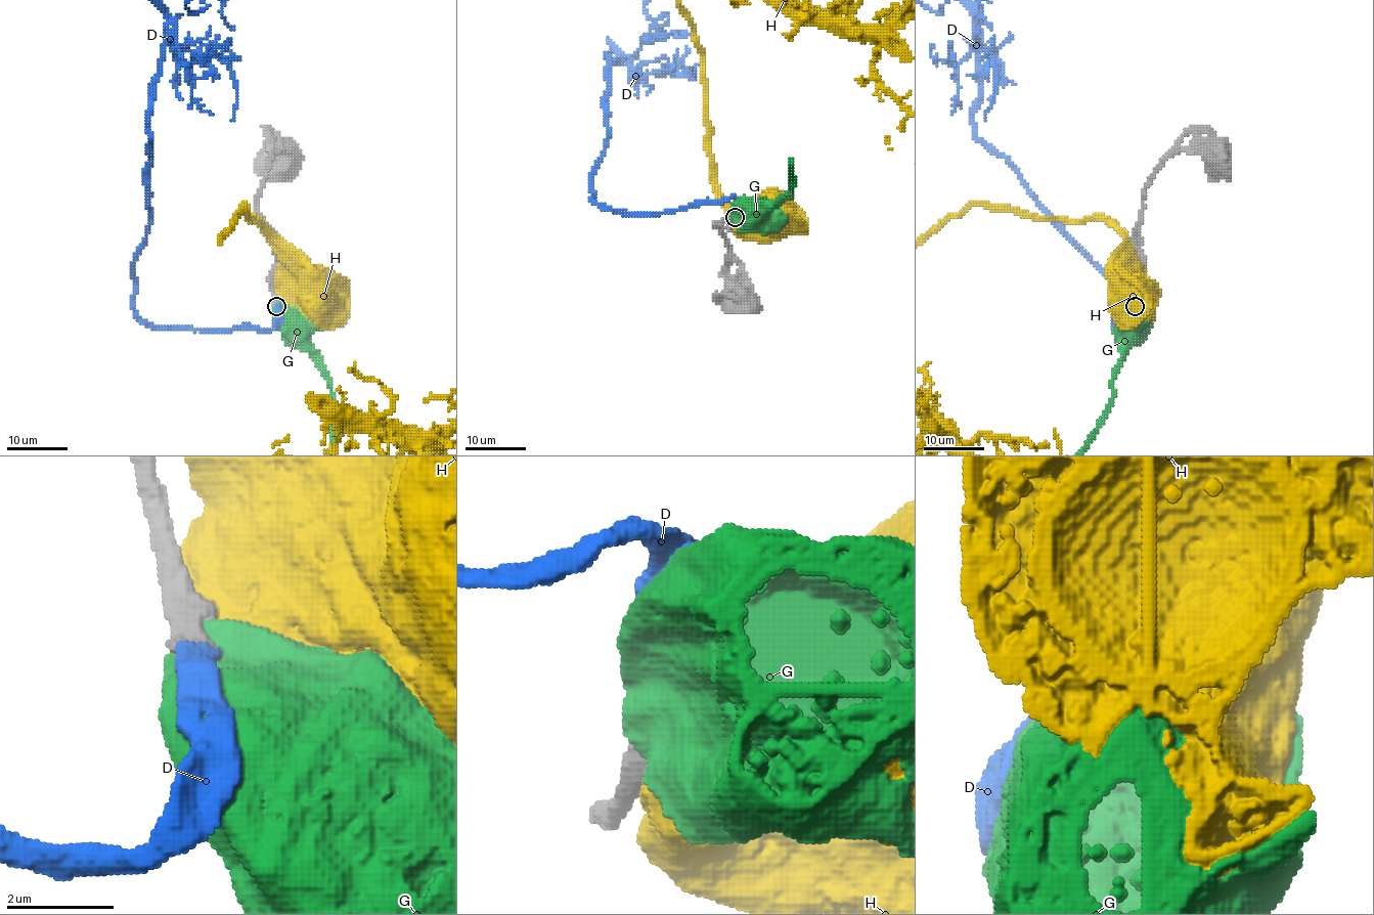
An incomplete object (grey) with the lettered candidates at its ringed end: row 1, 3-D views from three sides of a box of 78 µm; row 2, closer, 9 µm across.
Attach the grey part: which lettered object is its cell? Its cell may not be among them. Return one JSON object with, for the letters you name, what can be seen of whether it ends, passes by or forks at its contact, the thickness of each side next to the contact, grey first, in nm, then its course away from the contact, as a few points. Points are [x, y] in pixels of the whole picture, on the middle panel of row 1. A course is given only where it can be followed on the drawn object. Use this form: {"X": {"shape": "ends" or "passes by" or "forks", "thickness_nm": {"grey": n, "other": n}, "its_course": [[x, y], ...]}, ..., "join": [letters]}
{"D": {"shape": "ends", "thickness_nm": {"grey": 420, "other": 480}}, "join": ["D"]}

